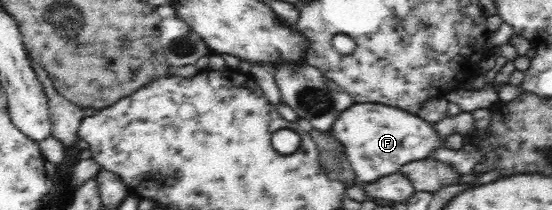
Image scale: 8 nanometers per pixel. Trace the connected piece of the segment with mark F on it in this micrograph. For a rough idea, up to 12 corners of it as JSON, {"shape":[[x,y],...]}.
{"shape":[[355,103],[329,131],[362,184],[445,147],[432,124]]}

